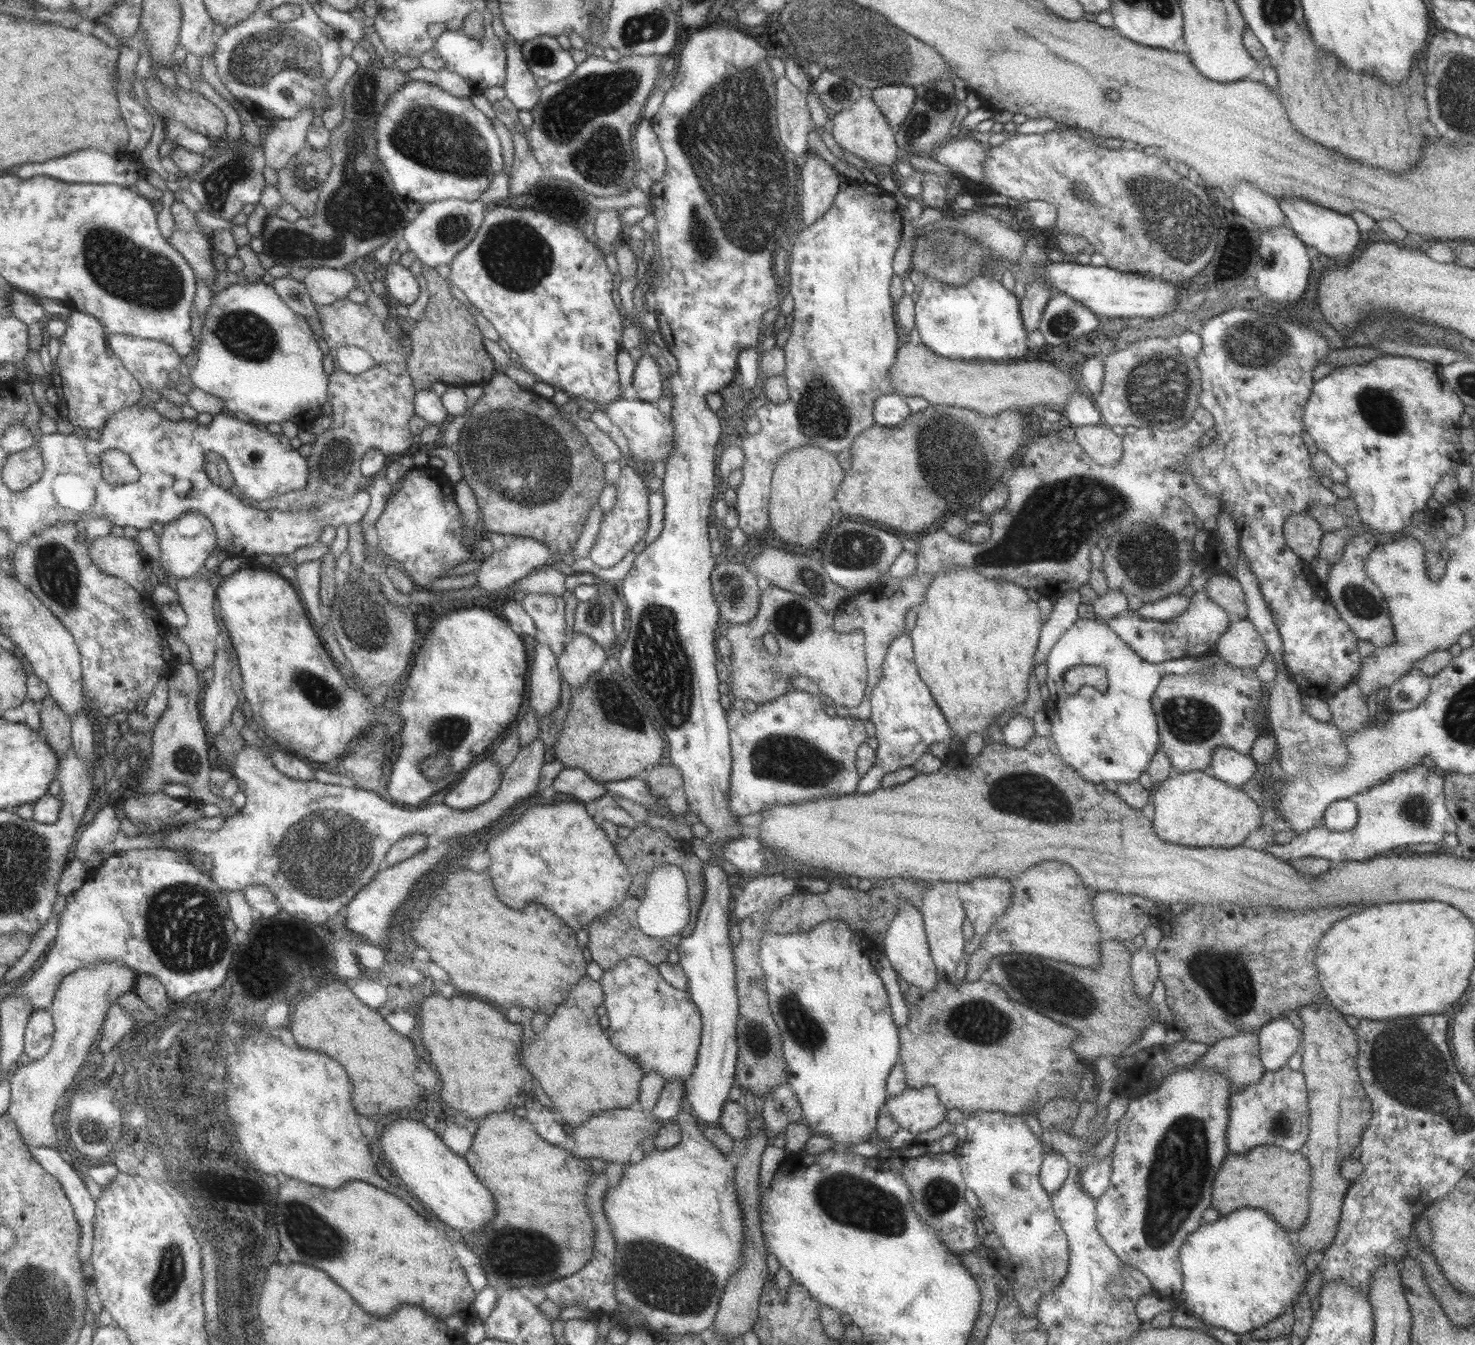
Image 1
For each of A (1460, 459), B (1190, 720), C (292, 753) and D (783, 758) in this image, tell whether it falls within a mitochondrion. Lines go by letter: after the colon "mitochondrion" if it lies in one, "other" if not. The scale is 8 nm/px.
A: other
B: mitochondrion
C: other
D: mitochondrion

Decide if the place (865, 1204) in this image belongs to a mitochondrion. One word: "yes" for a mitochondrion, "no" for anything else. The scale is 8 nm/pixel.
yes

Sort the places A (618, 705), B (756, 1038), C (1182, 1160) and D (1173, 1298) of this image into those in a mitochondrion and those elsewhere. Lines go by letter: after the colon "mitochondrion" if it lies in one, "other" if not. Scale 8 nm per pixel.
A: mitochondrion
B: mitochondrion
C: mitochondrion
D: other

